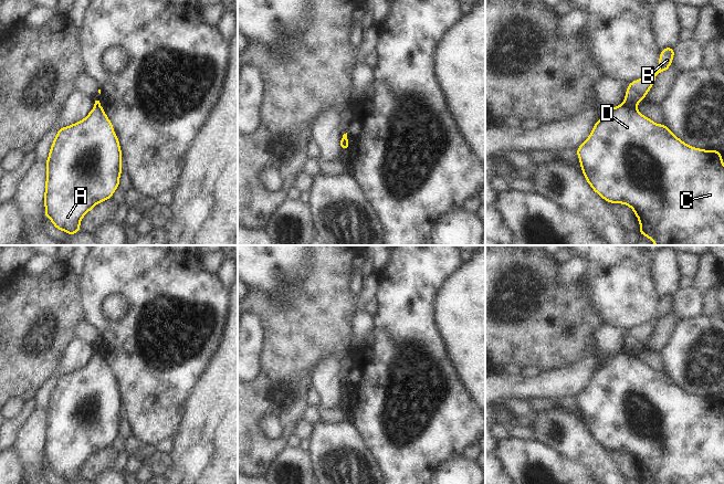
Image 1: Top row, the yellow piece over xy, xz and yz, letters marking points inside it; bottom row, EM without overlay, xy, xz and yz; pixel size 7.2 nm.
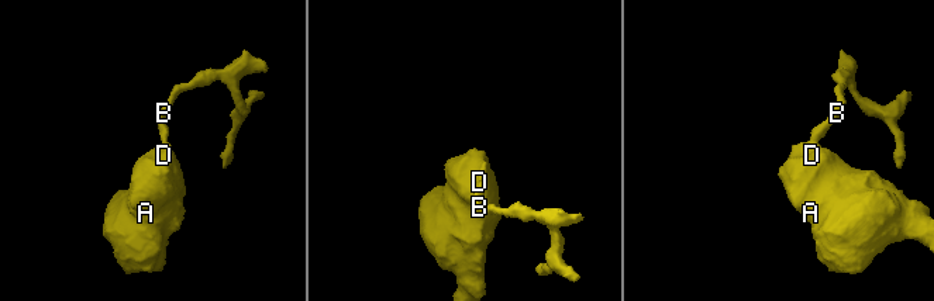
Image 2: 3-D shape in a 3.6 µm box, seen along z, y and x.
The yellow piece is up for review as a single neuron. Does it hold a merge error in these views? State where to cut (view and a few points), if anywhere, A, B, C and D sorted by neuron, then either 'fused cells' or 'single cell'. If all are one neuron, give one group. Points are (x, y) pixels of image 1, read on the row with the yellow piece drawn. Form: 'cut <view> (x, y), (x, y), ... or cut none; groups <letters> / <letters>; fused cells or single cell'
cut yz (623, 103), (629, 107), (635, 107); groups A C D / B; fused cells

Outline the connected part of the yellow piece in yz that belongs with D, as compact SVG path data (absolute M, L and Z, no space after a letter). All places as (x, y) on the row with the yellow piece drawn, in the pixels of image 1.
M621 104L617 107L610 107L607 108L605 115L595 124L592 127L592 130L589 135L589 137L577 148L577 156L580 161L581 171L587 180L587 182L590 185L592 190L597 192L602 199L605 199L607 202L611 203L623 203L628 207L630 207L634 214L637 215L639 223L640 223L640 230L639 233L641 235L648 236L655 245L724 245L724 165L721 156L720 150L703 150L701 148L694 148L689 145L686 145L684 141L679 139L665 125L655 124L650 118L644 117L637 107L629 108L625 104Z

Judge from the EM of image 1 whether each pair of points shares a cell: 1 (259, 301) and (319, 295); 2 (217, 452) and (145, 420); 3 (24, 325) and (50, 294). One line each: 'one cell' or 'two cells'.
1: one cell
2: two cells
3: one cell

